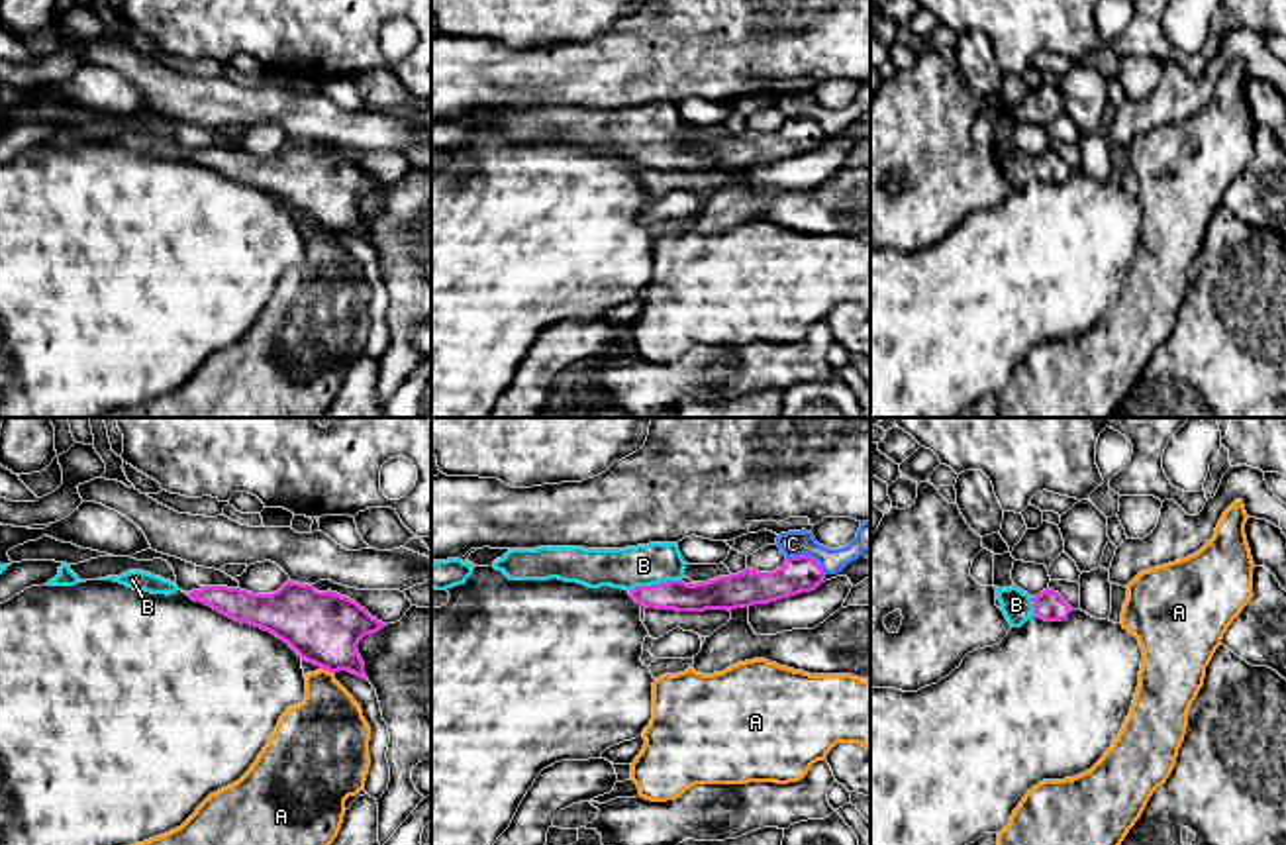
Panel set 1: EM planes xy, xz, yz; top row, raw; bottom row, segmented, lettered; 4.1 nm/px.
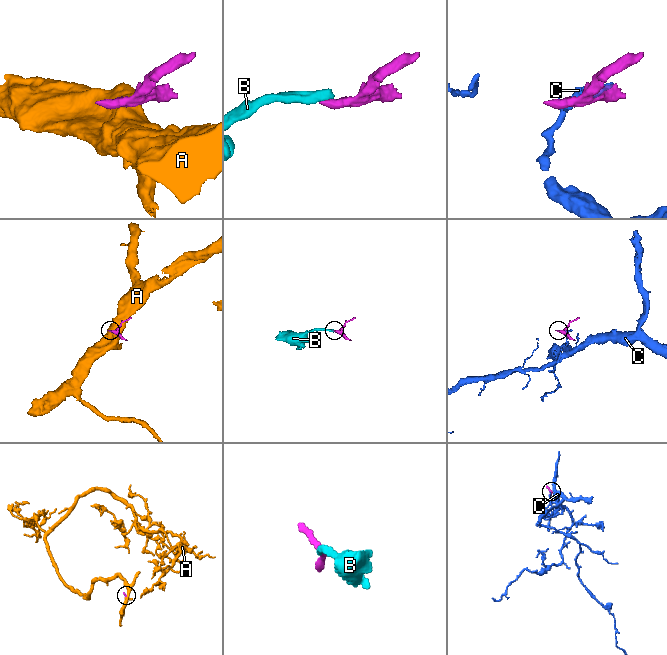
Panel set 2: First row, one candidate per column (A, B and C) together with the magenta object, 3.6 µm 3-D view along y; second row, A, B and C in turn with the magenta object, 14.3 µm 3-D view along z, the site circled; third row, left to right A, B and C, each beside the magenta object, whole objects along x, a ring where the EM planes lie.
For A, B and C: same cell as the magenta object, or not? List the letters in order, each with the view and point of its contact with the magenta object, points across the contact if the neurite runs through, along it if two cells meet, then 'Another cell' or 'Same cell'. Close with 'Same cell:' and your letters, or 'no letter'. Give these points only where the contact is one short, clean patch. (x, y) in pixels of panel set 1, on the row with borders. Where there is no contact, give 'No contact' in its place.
A: Touches magenta at xy (328, 669). Boundary: xy (322, 667), (332, 673). Another cell
B: Touches magenta at xz (655, 585). Path across: xz (673, 595), (655, 585), (653, 575), (643, 565). Same cell
C: Touches magenta at xz (806, 555). Another cell
Same cell: B

